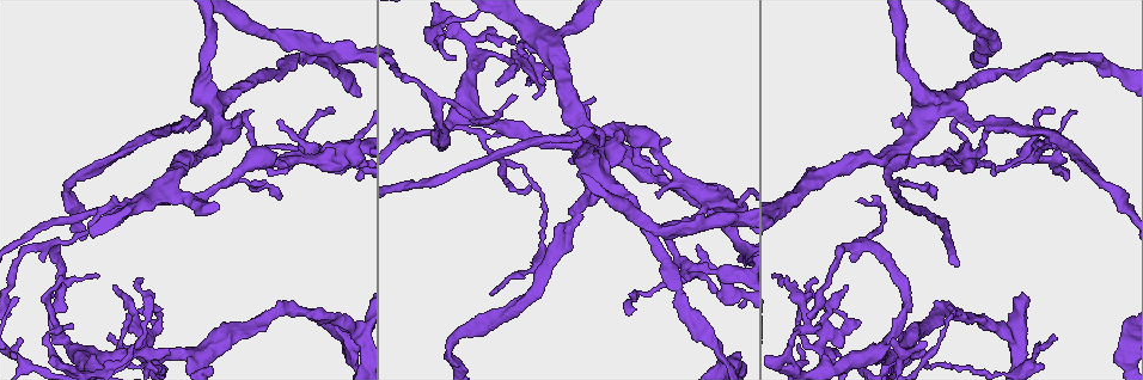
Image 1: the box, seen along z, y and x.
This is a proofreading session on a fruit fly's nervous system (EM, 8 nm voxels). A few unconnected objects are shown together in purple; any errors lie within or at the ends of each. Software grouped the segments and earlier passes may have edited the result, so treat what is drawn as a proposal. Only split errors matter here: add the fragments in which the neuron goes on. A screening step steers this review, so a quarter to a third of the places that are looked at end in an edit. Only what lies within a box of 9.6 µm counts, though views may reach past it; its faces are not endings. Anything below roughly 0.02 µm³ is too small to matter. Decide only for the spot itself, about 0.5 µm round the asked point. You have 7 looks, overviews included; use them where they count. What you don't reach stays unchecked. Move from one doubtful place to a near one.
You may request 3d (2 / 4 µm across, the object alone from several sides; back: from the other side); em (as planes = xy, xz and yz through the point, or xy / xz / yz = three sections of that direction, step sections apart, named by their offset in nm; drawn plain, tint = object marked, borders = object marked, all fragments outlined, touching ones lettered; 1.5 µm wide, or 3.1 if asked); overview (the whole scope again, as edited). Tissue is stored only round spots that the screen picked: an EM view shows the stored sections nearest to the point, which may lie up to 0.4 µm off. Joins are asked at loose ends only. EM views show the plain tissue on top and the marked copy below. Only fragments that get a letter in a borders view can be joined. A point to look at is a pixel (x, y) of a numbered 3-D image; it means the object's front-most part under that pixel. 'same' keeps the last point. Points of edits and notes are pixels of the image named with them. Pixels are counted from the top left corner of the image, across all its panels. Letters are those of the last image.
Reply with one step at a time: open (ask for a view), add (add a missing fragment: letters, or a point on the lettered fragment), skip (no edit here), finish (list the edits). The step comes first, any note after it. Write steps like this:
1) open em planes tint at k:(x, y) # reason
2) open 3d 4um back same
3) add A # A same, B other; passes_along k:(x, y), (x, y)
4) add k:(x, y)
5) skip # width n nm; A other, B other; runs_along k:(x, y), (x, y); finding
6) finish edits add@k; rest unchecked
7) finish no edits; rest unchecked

open em planes borders at 1:(113, 286) # tapers out

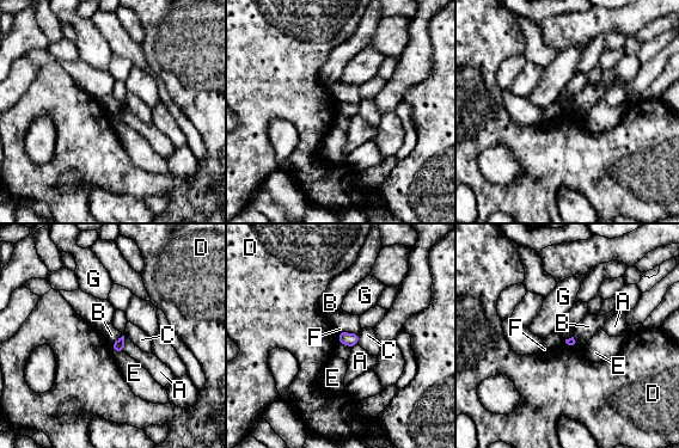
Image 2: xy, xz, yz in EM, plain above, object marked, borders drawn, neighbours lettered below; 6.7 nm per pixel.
skip # A other, B other, C other, D other, E other, F other, G other; border 2:(337, 333), (338, 342); no lettered fragment goes on from it

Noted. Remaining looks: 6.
open 3d 4um at 1:(109, 338) # tapers out

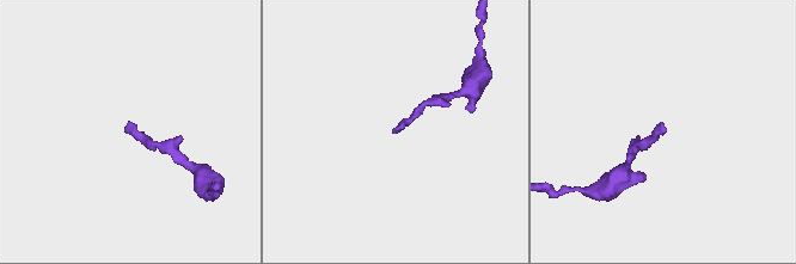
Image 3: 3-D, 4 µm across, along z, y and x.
open em planes borders at 3:(393, 131) # need the tissue

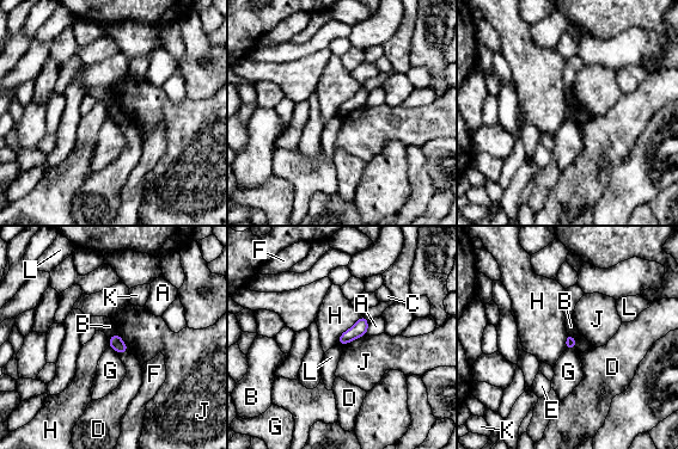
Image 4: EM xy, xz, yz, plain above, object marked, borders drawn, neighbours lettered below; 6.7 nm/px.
skip # width 70 nm; A other, B other, C other, D other, E other, F other, G other, H other, J other, K other, L other; none of them fits

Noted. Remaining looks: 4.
open 3d 4um at 1:(933, 195) # thin end

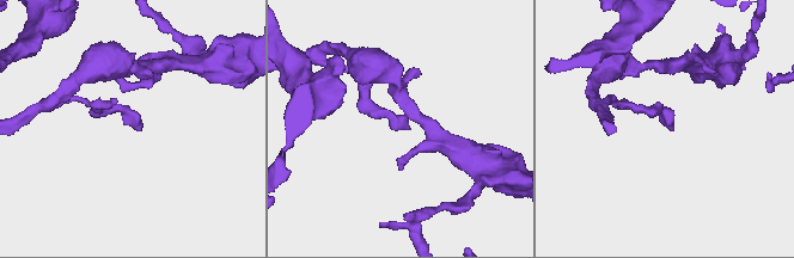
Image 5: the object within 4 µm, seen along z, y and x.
open em xz step 8 tint at 5:(141, 127) # now the EM

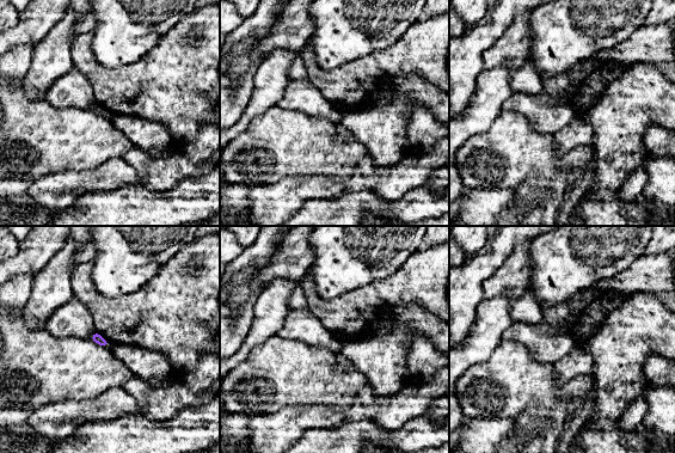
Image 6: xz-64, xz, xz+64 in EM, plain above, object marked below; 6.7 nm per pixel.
open em planes borders same # another direction

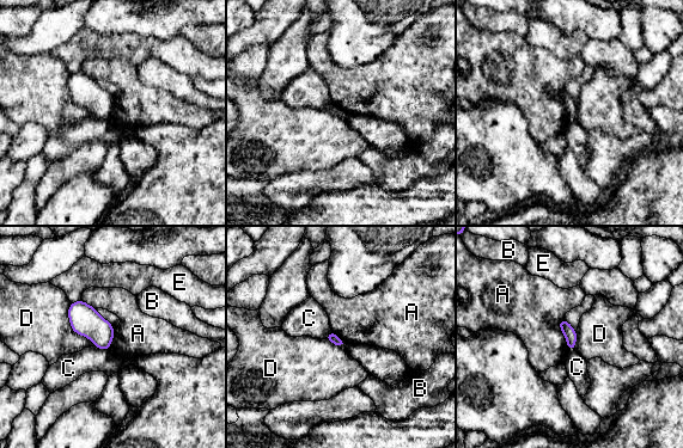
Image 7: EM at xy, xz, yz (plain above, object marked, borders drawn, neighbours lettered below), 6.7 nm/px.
skip # A other, B other, C other, D other, E other; none of them fits

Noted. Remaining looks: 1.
finish no edits; rest unchecked

